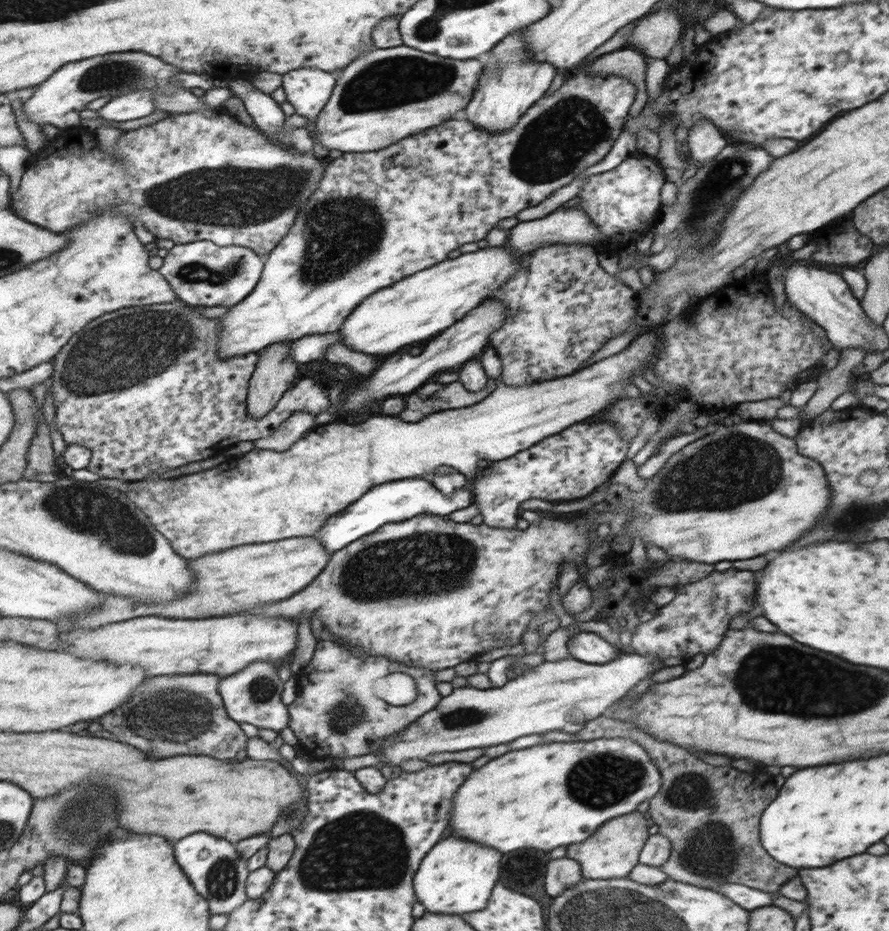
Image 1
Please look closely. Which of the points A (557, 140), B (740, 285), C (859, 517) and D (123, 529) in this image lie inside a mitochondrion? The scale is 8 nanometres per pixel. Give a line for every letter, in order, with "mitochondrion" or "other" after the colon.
A: mitochondrion
B: other
C: mitochondrion
D: mitochondrion

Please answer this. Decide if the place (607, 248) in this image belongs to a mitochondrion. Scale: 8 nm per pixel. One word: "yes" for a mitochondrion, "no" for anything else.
no

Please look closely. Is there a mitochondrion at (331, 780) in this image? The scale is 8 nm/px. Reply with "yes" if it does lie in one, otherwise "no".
no

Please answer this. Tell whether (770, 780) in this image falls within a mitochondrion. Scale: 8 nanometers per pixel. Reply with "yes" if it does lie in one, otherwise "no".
no

